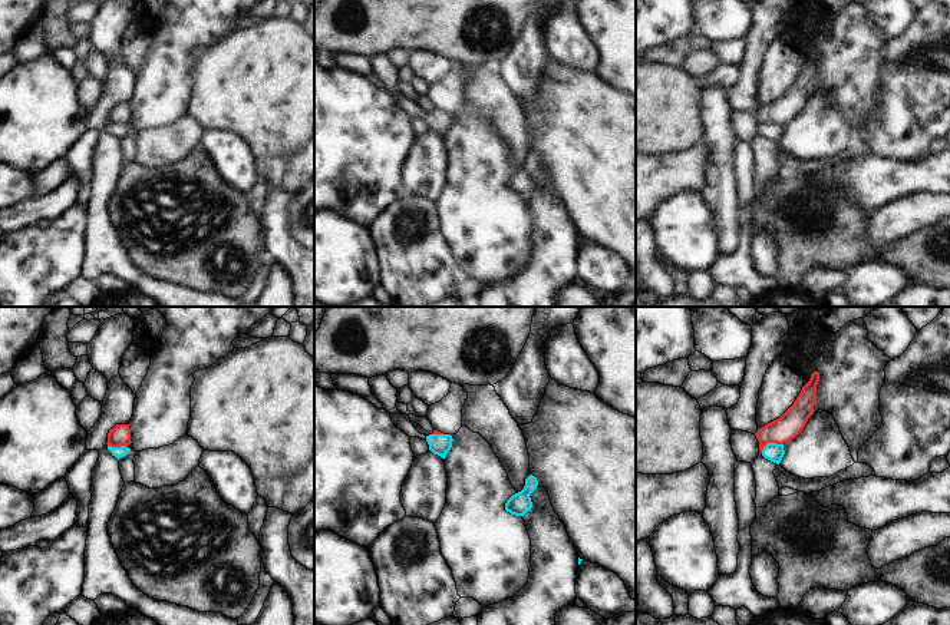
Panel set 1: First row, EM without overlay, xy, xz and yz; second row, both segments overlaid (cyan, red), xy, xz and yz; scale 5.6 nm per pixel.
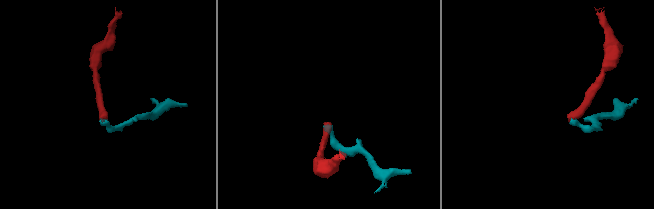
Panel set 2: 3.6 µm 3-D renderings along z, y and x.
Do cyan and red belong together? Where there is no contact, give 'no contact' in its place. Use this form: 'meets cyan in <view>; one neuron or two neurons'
meets cyan in yz; two neurons

